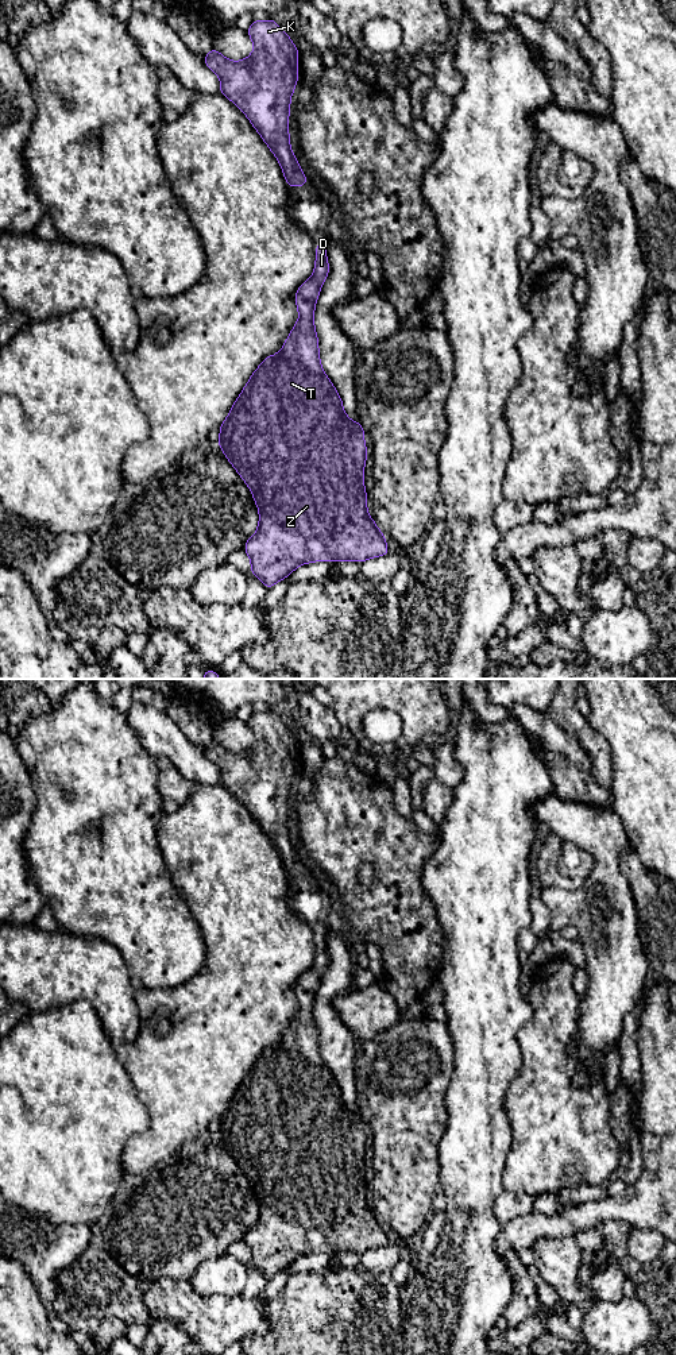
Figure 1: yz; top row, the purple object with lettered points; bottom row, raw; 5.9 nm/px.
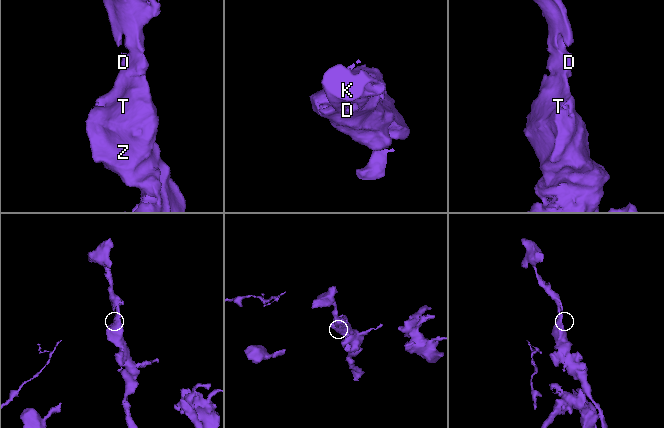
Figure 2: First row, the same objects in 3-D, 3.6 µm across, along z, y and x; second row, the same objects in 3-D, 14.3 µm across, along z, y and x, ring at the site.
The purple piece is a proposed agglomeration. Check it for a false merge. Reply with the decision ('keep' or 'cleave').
keep

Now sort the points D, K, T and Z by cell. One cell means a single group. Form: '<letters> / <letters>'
D K T Z

